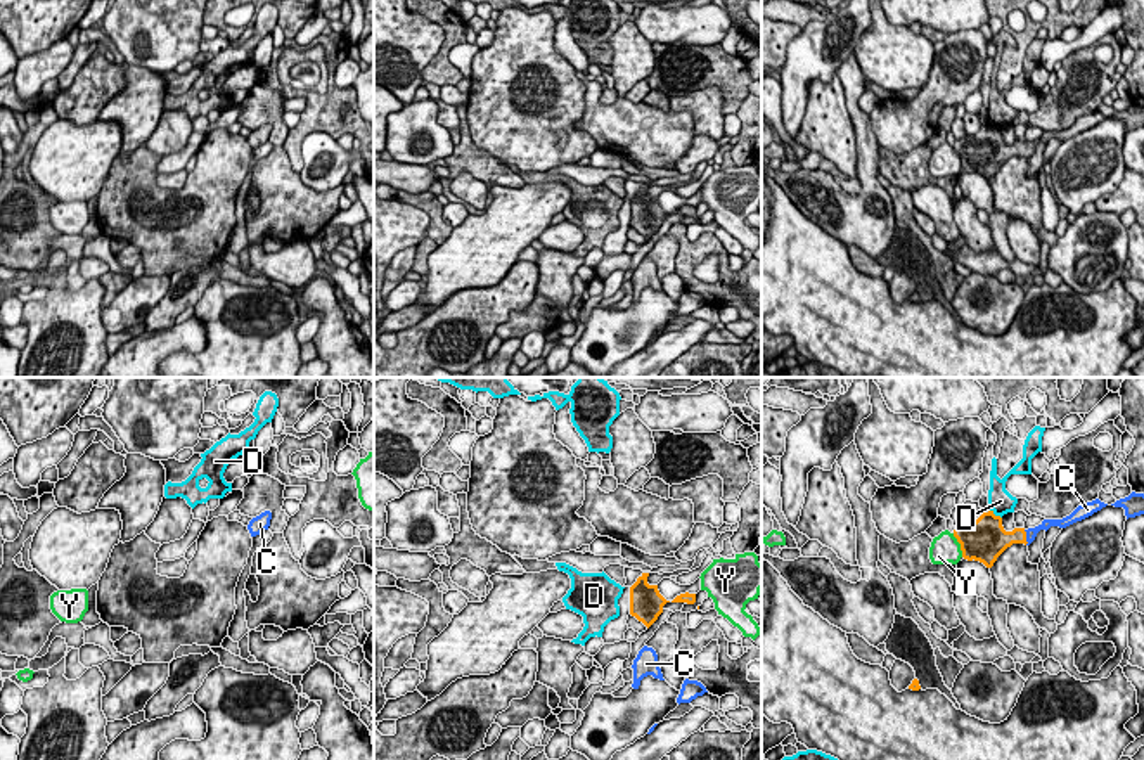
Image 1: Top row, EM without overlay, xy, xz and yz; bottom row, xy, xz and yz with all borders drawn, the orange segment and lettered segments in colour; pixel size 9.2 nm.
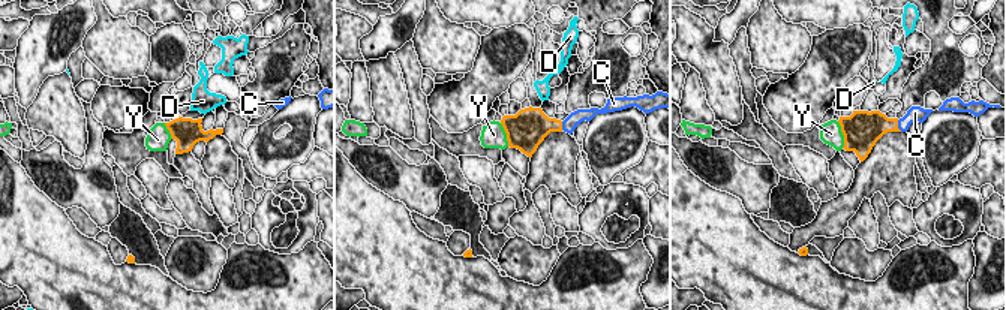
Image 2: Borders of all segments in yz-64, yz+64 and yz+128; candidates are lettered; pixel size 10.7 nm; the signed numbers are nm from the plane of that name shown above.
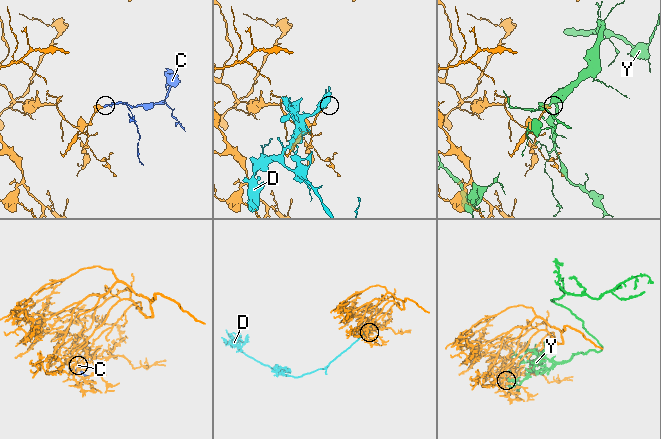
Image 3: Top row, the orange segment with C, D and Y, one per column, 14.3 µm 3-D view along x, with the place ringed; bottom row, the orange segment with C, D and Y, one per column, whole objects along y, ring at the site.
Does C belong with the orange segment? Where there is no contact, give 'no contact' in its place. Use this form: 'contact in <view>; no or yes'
contact in yz; yes

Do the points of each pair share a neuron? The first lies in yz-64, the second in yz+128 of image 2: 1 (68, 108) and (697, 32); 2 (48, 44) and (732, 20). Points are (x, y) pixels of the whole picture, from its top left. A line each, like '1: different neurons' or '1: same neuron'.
1: same neuron
2: same neuron

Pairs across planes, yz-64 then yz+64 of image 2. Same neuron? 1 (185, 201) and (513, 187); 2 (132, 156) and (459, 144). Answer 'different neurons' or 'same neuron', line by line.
1: same neuron
2: same neuron

